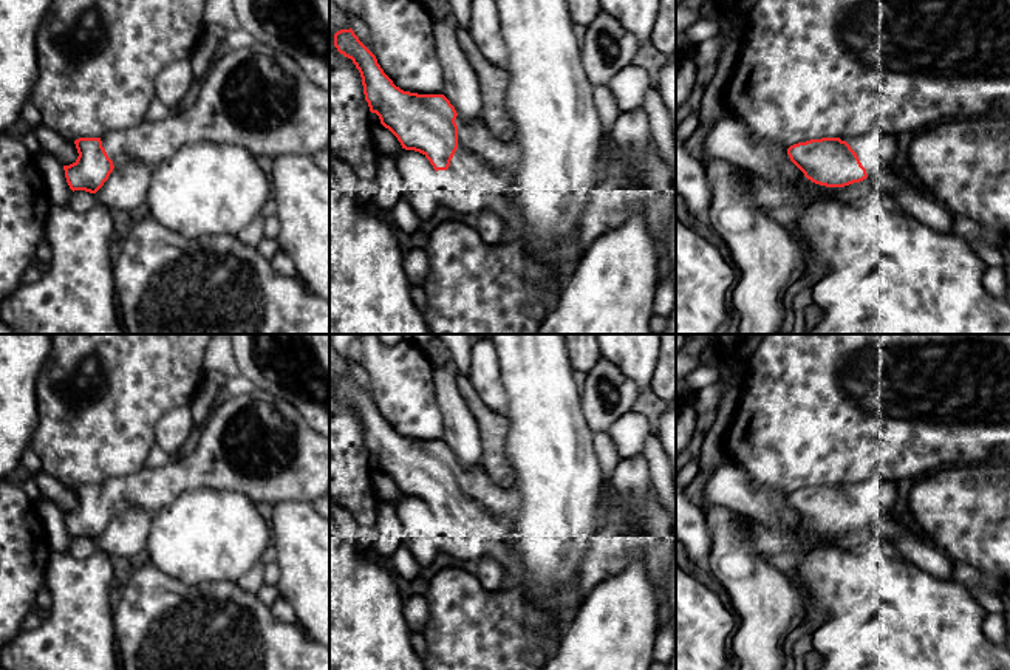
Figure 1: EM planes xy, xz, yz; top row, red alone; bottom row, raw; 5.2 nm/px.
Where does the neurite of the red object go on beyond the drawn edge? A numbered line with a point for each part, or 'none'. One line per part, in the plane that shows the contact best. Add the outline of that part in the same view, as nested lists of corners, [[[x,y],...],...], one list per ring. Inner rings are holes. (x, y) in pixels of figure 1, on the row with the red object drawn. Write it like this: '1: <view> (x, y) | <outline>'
1: xz (480, 174) | [[[456,116],[458,149],[447,170],[438,170],[442,210],[453,217],[473,217],[493,210],[517,235],[527,235],[518,210],[507,197],[520,164],[520,149],[493,136],[476,119],[464,122]]]

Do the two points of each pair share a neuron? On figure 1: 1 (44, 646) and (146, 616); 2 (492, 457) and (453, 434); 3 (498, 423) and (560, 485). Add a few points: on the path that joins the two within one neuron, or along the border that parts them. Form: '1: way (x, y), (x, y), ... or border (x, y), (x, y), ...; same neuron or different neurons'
1: border (112, 607), (112, 628), (118, 653); different neurons
2: border (472, 415), (480, 438), (481, 464); different neurons
3: border (503, 413), (508, 420), (506, 457), (514, 468); different neurons

